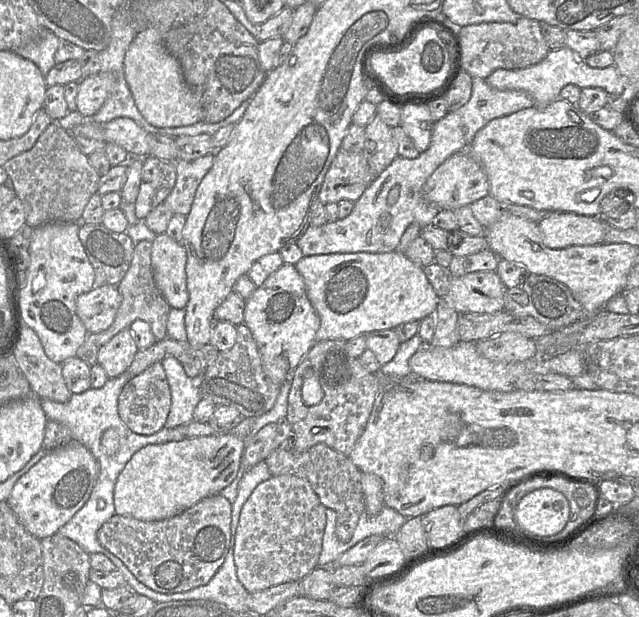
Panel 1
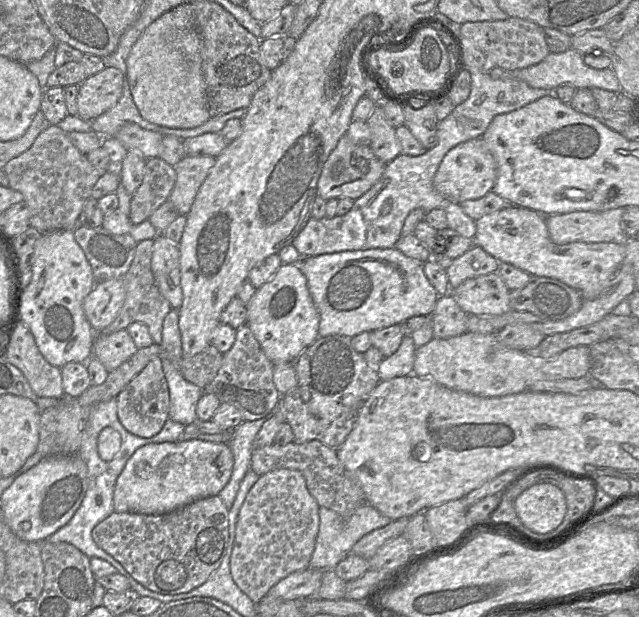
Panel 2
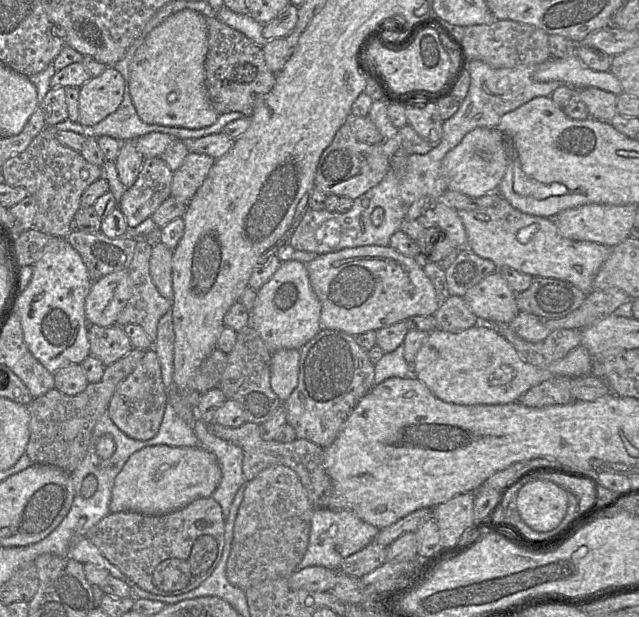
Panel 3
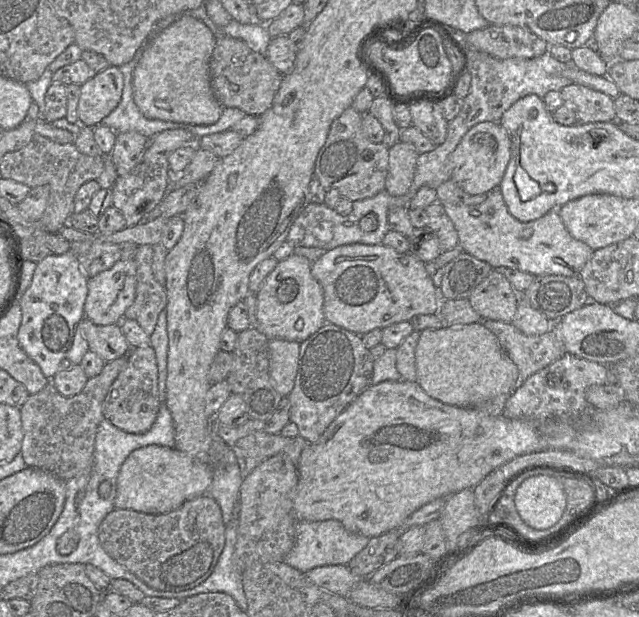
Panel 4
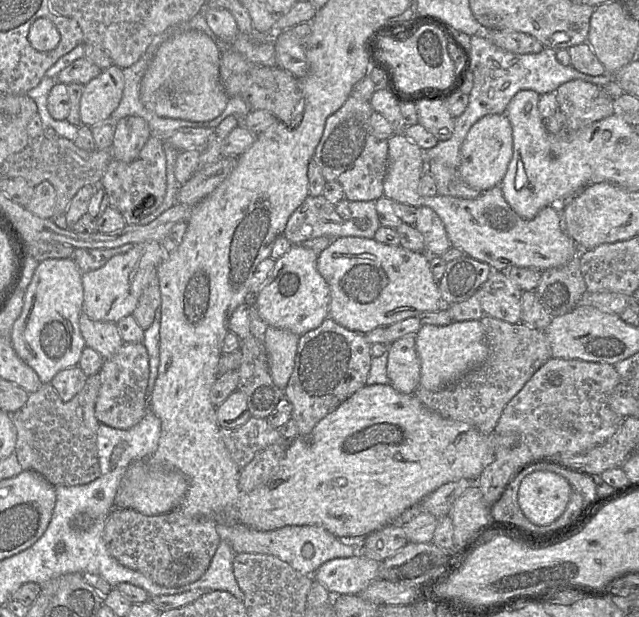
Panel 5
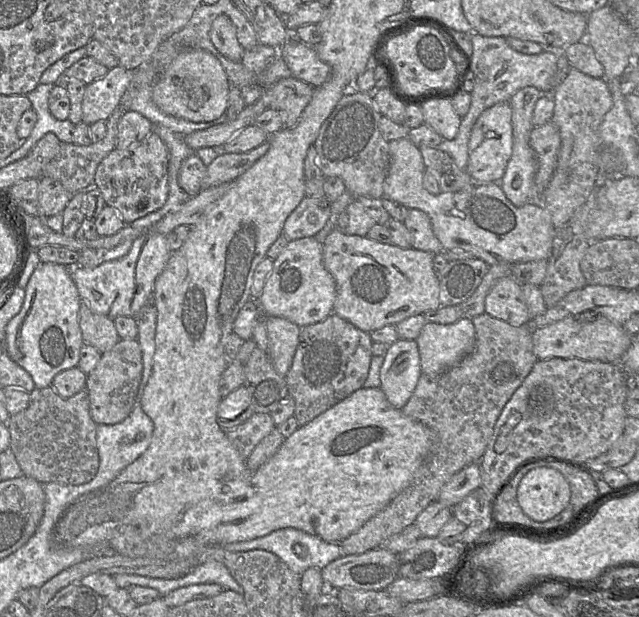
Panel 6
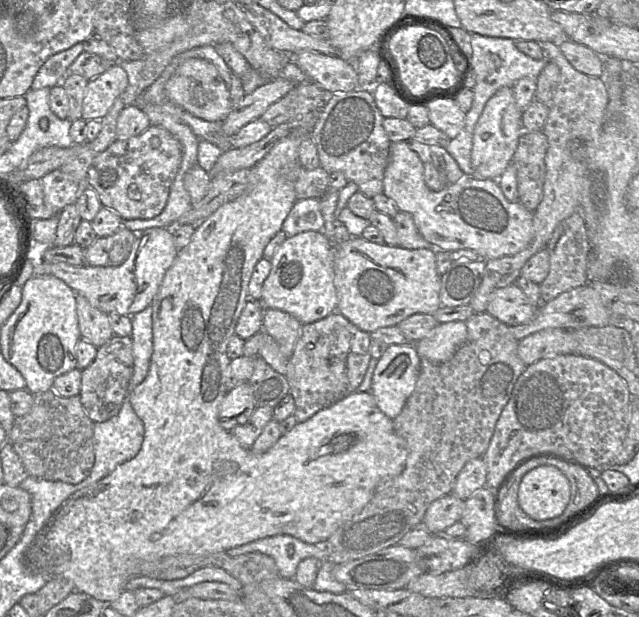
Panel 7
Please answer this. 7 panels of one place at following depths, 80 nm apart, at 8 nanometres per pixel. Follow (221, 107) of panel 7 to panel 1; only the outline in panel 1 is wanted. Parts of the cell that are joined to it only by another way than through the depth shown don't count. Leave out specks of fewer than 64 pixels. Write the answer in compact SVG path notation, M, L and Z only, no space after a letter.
M156 28L139 30L126 52L124 74L139 112L154 127L189 126L202 121L201 94L187 84L180 63L167 51Z

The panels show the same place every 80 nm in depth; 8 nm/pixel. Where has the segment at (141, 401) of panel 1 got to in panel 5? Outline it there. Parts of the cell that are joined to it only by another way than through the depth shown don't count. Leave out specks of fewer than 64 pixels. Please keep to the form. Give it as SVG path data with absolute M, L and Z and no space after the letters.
M124 342L114 355L103 360L98 374L100 388L95 402L98 422L122 430L138 424L147 412L149 358L143 343Z

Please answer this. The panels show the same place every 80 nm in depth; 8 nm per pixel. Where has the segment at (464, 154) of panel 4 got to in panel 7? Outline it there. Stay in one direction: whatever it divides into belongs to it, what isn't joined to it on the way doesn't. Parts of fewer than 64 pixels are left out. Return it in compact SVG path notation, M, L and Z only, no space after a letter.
M500 88L485 104L473 133L471 164L473 177L498 180L512 162L518 140L524 129L522 111L516 104L513 88Z

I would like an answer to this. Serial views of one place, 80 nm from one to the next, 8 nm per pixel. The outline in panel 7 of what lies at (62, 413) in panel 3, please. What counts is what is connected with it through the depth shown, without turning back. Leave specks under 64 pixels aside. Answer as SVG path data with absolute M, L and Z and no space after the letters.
M53 388L33 394L30 411L14 418L8 433L8 441L22 461L27 475L50 481L63 481L77 484L89 476L94 465L93 425L81 403L79 395L62 397Z

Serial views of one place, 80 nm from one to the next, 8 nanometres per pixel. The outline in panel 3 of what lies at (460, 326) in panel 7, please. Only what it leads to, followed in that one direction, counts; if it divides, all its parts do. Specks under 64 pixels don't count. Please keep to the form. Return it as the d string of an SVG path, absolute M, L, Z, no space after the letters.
M479 322L477 325L458 333L433 330L428 333L425 342L416 354L411 365L413 376L426 385L438 399L458 405L500 405L518 401L530 388L553 377L570 378L590 375L592 357L583 346L571 350L565 357L546 367L534 366L524 362L514 347L503 337L496 326Z

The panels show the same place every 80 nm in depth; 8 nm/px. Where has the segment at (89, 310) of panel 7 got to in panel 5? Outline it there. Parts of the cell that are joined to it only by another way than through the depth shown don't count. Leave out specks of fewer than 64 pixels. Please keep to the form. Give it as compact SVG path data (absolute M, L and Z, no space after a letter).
M81 311L79 328L85 345L96 350L103 359L114 355L124 343L117 324L109 321L94 321Z

